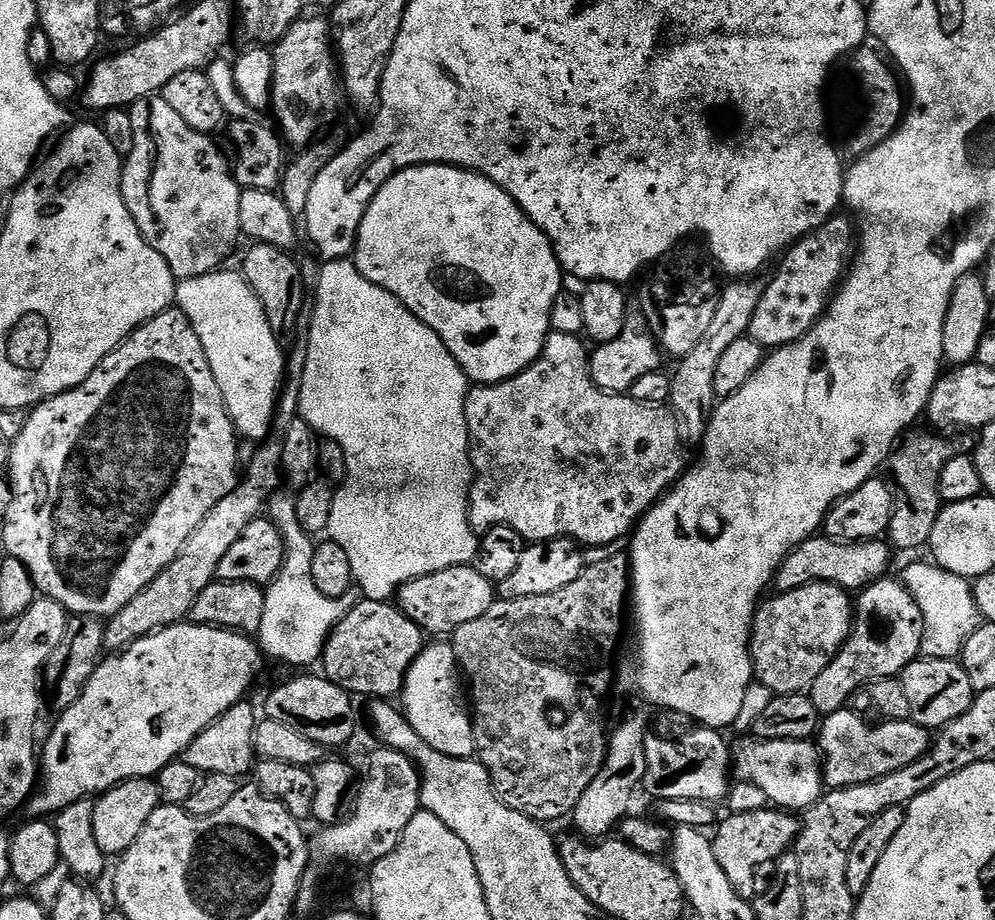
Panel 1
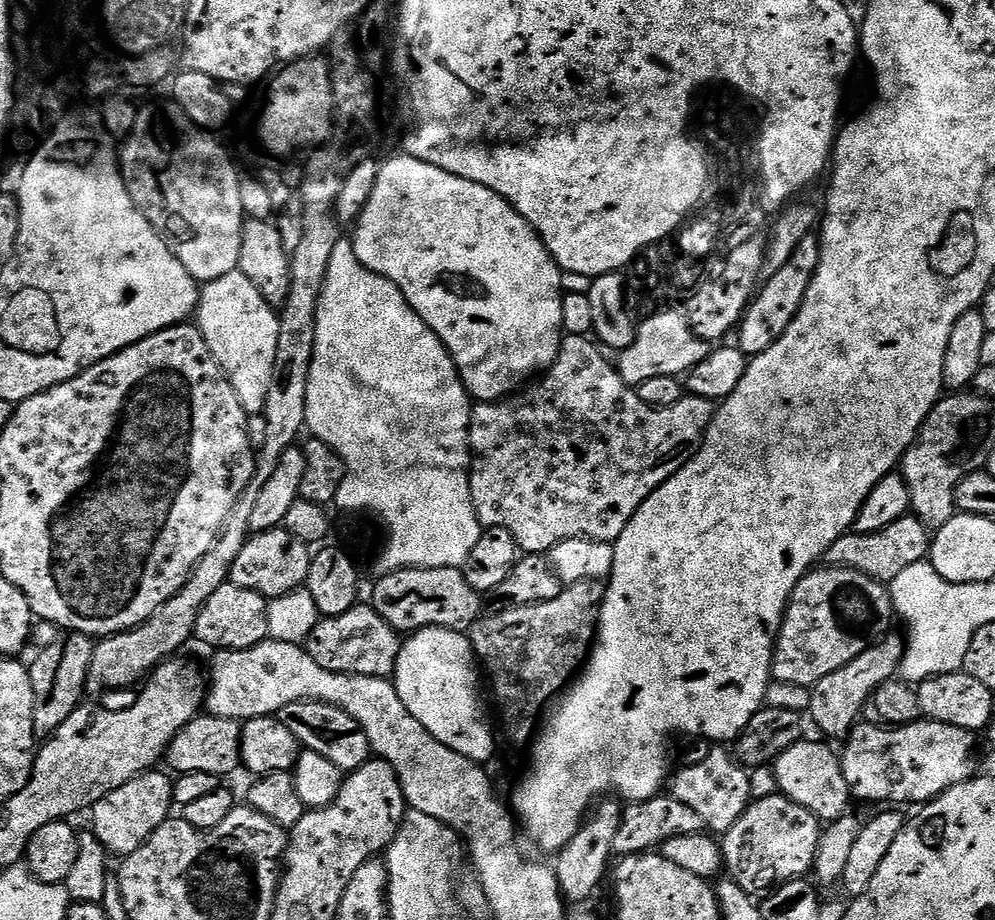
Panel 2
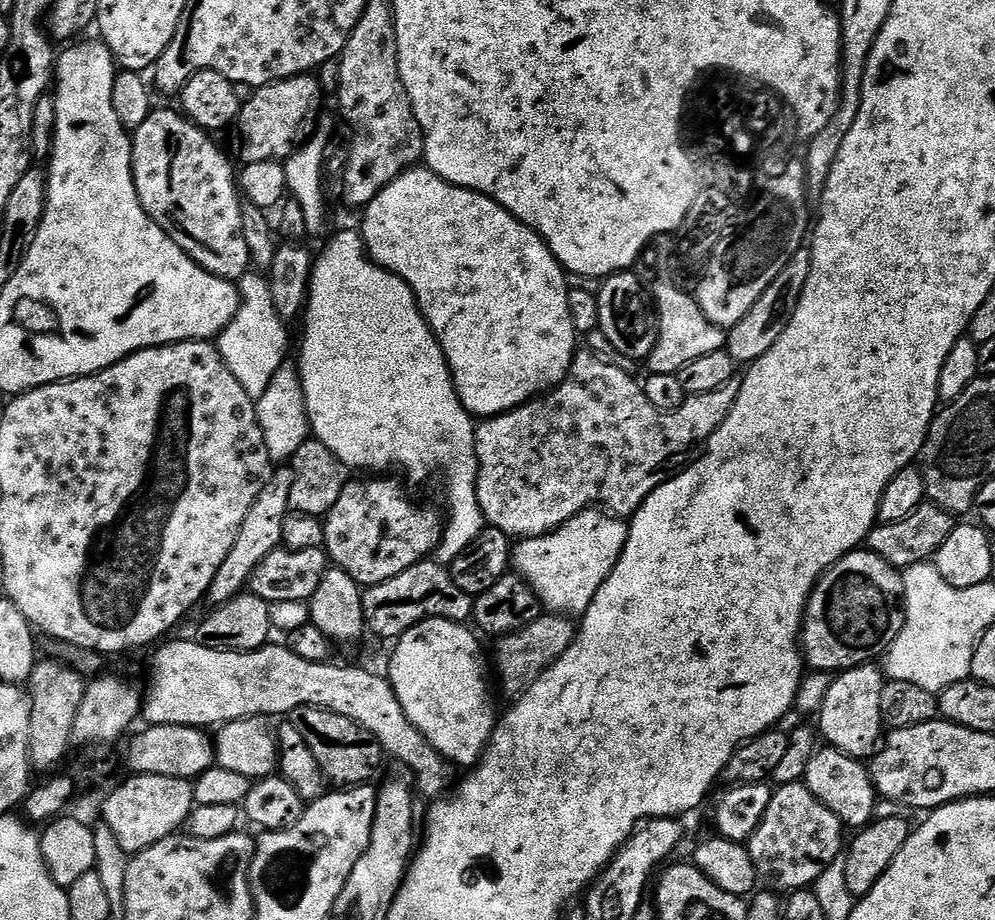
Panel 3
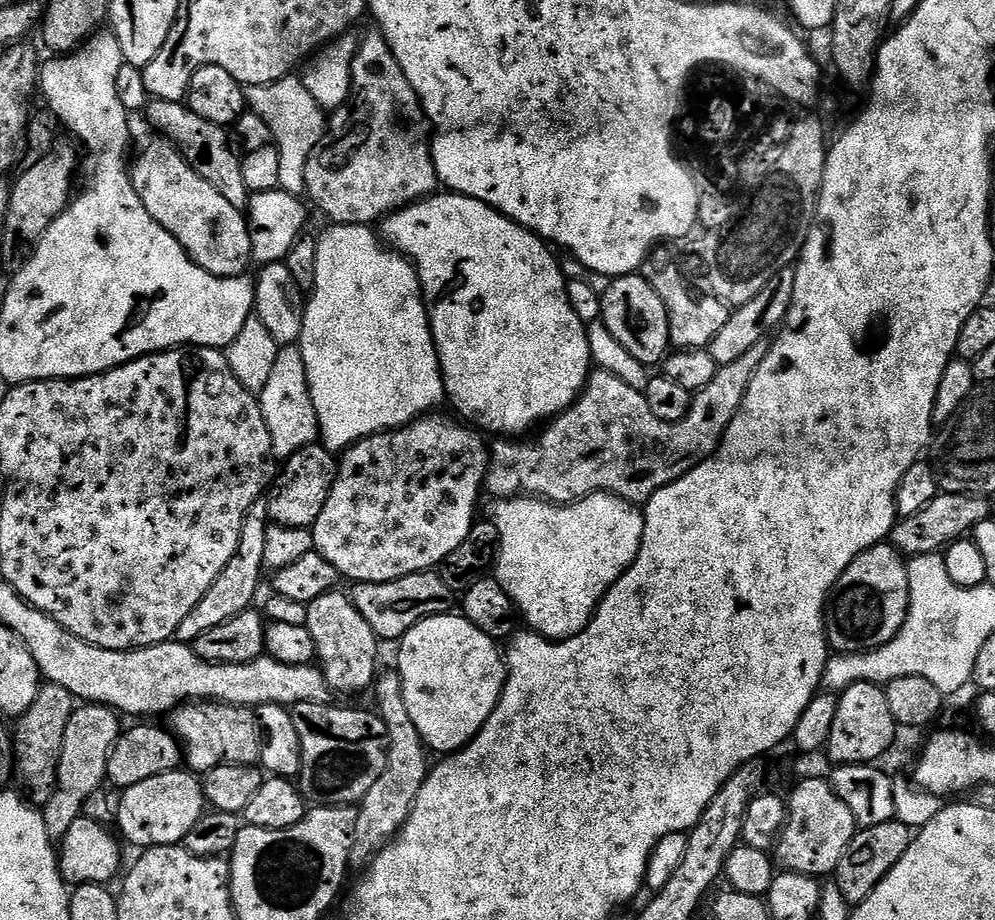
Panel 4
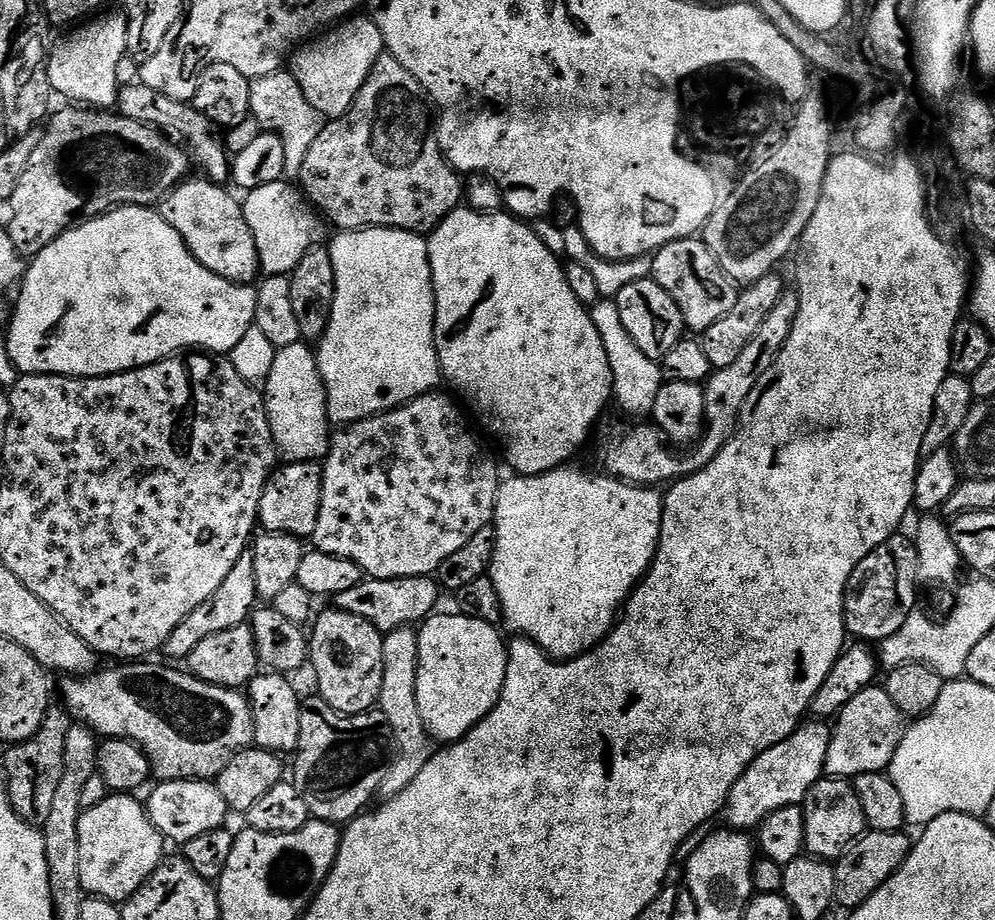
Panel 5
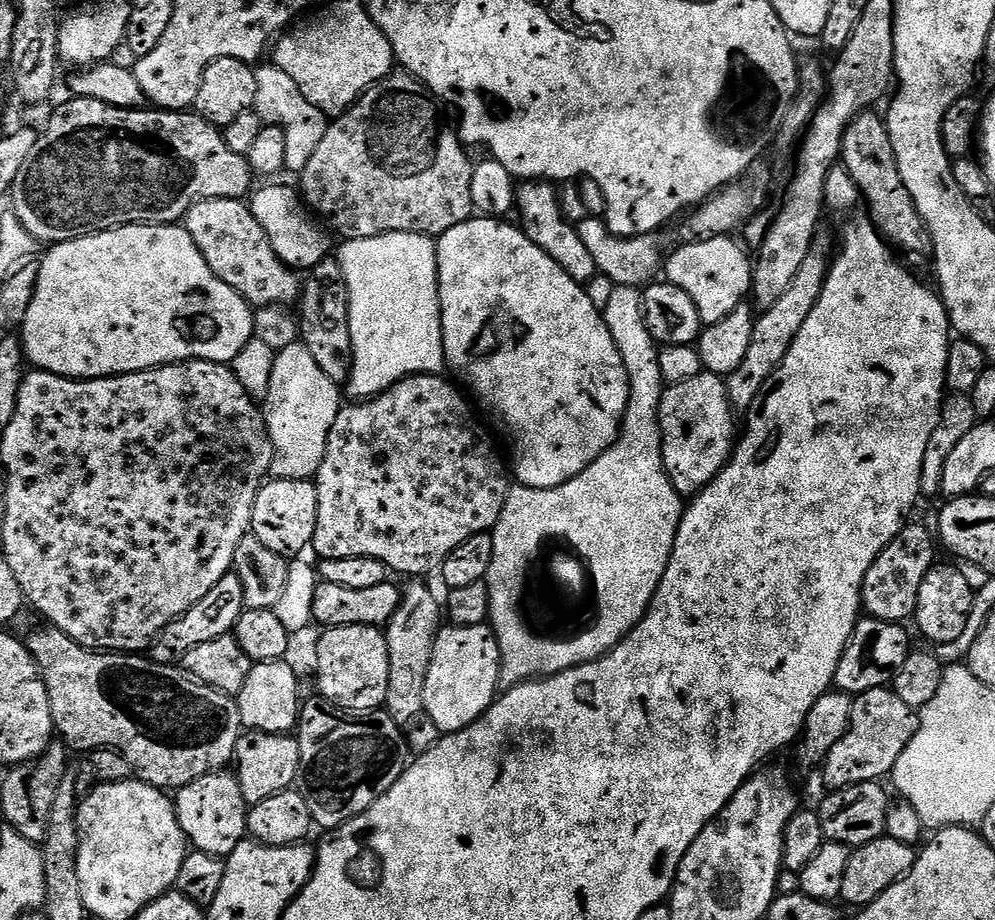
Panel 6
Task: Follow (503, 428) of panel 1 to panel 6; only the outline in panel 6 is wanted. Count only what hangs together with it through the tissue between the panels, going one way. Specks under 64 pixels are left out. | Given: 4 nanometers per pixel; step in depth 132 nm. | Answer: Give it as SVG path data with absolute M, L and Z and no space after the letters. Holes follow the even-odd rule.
M817 235L816 241L812 243L812 252L806 254L802 266L798 269L798 275L794 277L794 282L790 282L786 294L782 294L782 298L778 298L778 302L774 302L774 306L770 306L768 312L760 312L757 315L754 334L750 337L750 347L746 358L738 365L738 370L734 370L726 378L728 401L732 403L737 413L747 413L754 398L758 398L762 386L766 386L770 374L774 374L782 358L786 358L798 330L802 330L802 322L810 318L810 310L822 294L822 286L828 277L830 257L834 252L834 240L832 244L831 238L824 235Z

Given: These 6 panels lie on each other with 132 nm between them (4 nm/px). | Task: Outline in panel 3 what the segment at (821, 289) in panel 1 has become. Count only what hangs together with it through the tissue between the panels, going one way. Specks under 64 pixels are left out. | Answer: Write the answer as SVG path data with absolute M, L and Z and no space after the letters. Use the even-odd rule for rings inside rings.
M811 251L796 252L794 258L790 258L790 262L786 262L786 266L782 266L778 278L774 278L774 282L770 282L770 286L766 286L762 298L758 298L758 302L754 302L754 306L750 306L746 318L742 318L742 322L738 322L733 328L727 329L726 350L737 365L753 364L755 360L762 358L762 354L766 354L766 350L770 350L770 346L774 346L774 342L778 342L778 338L782 338L782 330L786 330L792 310L796 307L796 300L806 286L811 261Z

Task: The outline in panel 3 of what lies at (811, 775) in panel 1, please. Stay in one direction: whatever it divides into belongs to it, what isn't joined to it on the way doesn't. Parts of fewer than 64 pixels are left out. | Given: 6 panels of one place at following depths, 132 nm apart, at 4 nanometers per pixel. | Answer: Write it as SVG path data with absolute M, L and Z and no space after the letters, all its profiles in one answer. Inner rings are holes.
M824 746L817 750L804 765L802 782L849 829L859 830L873 819L878 797L871 775L861 761L850 759L838 749Z

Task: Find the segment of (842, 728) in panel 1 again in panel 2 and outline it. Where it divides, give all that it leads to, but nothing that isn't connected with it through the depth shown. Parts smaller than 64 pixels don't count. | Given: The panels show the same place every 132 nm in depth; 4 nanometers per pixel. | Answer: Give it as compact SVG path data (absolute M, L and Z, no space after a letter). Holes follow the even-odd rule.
M918 719L913 724L899 726L879 726L880 728L864 729L857 726L847 737L844 752L839 753L840 770L846 778L846 786L853 797L860 800L889 800L889 805L904 806L900 804L916 804L923 806L930 800L935 800L948 788L955 784L973 779L977 771L972 761L973 737L961 728L939 724L933 720Z

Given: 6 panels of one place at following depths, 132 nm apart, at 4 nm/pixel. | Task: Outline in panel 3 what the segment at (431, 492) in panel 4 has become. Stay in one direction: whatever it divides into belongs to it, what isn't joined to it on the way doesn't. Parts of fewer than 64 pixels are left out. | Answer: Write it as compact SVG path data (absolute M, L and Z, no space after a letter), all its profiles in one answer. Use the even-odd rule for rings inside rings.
M392 478L360 479L364 480L353 479L344 485L342 494L338 494L338 502L334 502L328 515L323 517L324 548L335 567L346 570L346 574L360 585L371 586L386 582L386 578L395 578L402 574L402 570L410 570L410 566L429 559L444 536L445 521L441 513L439 516L432 508L415 508L411 498L404 493L403 483L400 485L396 480L388 480Z

